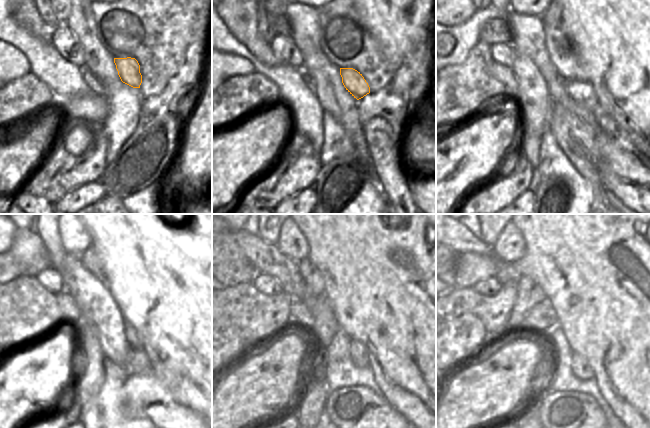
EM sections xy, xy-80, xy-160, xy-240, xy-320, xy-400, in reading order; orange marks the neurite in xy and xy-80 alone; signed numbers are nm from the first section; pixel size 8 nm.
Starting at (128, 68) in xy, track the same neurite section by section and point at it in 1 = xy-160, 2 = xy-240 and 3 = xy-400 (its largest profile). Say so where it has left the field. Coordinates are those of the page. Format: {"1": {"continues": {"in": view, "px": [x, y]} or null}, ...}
{"1": {"continues": {"in": "xy-160", "px": [582, 93]}}, "2": {"continues": {"in": "xy-240", "px": [131, 335]}}, "3": {"continues": {"in": "xy-400", "px": [581, 369]}}}

